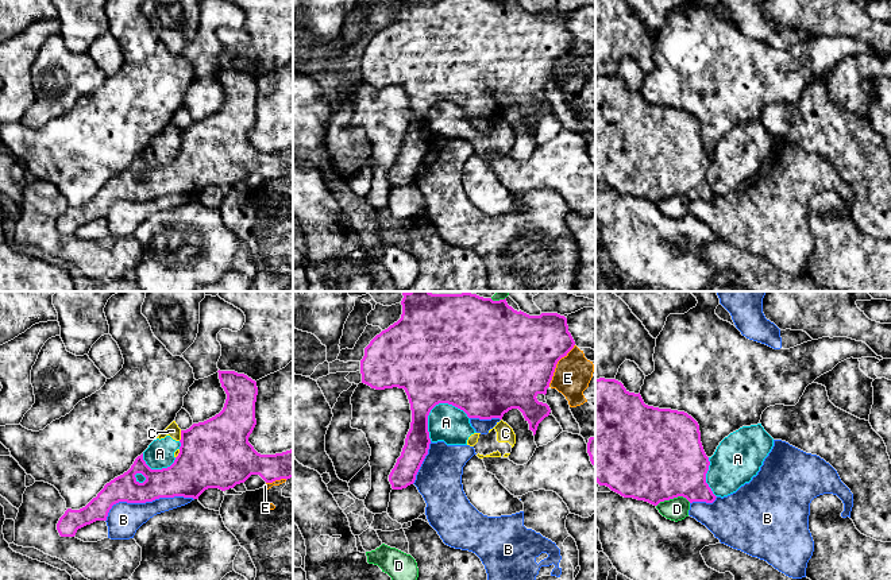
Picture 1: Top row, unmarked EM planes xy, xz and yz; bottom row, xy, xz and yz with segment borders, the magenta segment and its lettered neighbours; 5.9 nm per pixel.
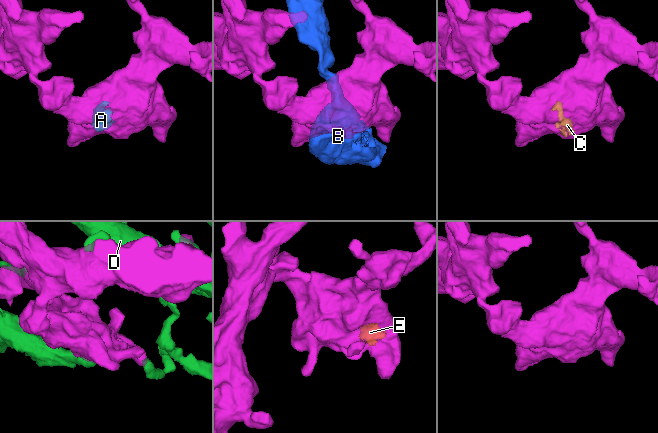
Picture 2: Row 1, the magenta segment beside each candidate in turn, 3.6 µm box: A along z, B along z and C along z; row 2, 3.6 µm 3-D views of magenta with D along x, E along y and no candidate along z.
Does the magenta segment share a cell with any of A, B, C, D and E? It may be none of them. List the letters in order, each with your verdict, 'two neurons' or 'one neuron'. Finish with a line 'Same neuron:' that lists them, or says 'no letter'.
A: two neurons
B: two neurons
C: two neurons
D: two neurons
E: two neurons
Same neuron: no letter

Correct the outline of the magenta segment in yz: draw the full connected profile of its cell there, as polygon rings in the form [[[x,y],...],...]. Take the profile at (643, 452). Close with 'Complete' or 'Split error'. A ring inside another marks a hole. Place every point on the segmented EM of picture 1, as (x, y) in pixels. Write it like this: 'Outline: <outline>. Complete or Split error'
Outline: [[[595,379],[595,482],[606,486],[624,498],[633,498],[657,506],[678,496],[690,503],[713,503],[716,495],[706,483],[709,471],[698,422],[684,411],[659,409],[644,403],[640,393],[629,393],[616,379]]]. Complete

